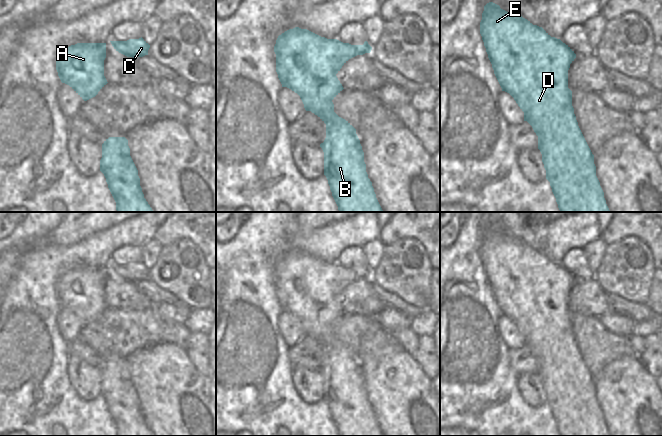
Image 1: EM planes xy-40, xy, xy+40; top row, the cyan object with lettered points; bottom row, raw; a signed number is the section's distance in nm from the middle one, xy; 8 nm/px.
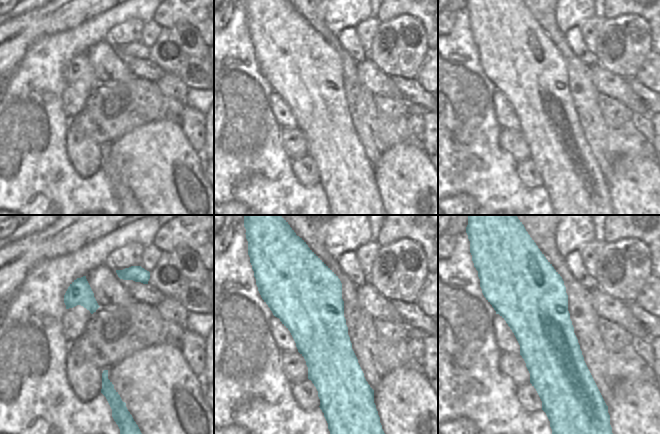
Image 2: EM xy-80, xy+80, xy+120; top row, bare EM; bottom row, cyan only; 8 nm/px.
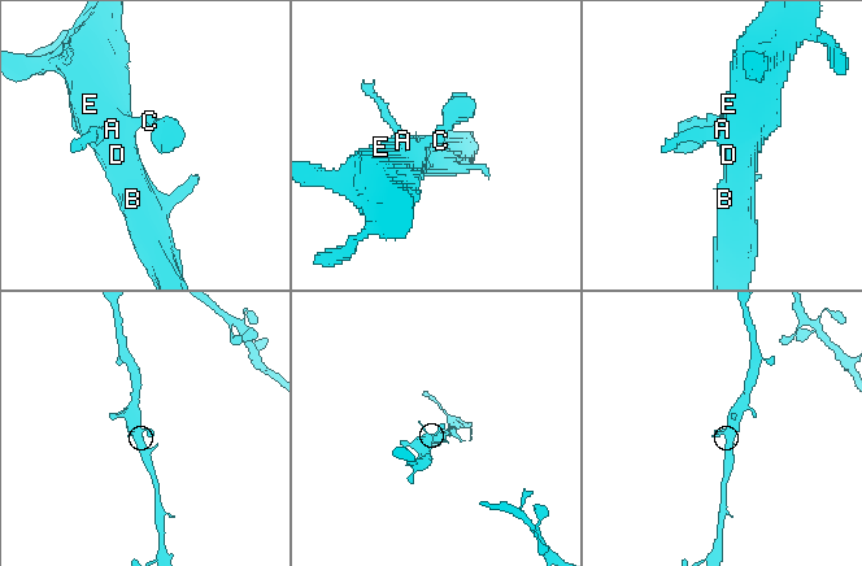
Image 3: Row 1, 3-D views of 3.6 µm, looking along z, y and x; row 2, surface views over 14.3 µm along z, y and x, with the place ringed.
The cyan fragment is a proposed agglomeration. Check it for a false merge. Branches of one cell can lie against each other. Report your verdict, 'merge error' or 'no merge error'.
no merge error

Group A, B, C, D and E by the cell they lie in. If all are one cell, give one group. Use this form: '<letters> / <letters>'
A B C D E

